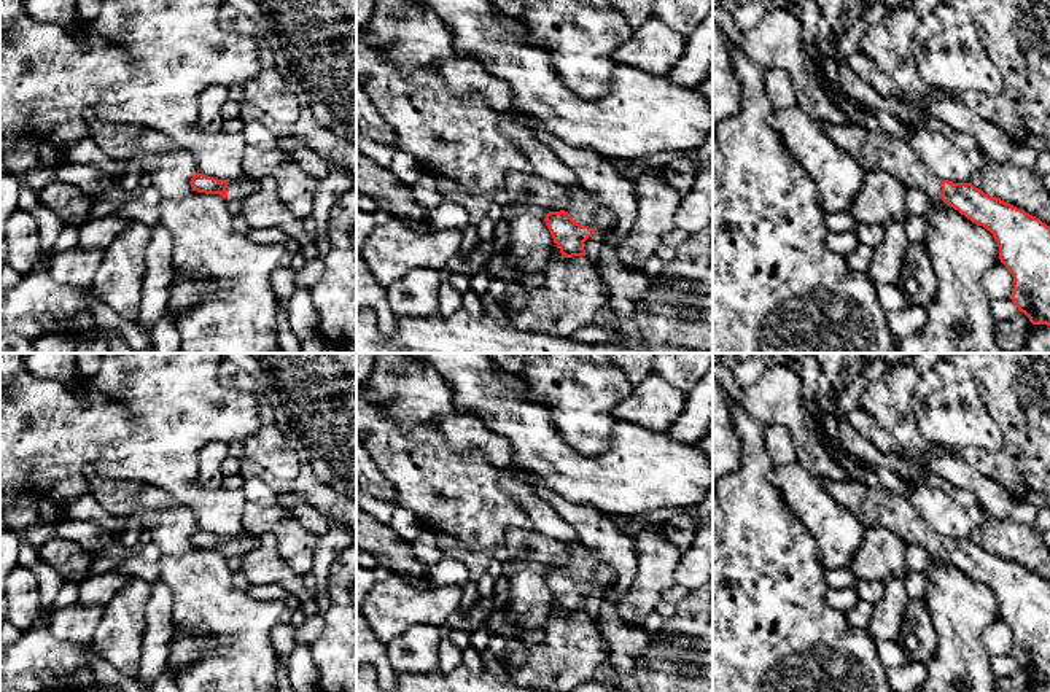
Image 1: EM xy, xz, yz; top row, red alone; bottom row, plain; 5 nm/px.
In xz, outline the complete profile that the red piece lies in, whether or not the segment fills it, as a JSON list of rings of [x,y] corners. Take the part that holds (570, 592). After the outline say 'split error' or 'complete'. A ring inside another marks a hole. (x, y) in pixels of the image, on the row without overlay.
[[[579,539],[565,542],[565,547],[568,566],[549,568],[544,577],[562,612],[585,612],[584,598],[597,587],[605,592],[612,590],[616,573]]] | split error

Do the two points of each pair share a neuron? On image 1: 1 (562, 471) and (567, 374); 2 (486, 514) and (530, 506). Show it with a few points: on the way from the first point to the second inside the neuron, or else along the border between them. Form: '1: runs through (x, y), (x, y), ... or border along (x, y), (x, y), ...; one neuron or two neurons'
1: border along (544, 404), (575, 449), (597, 454); two neurons
2: border along (498, 479), (498, 485), (525, 513), (532, 527); two neurons

